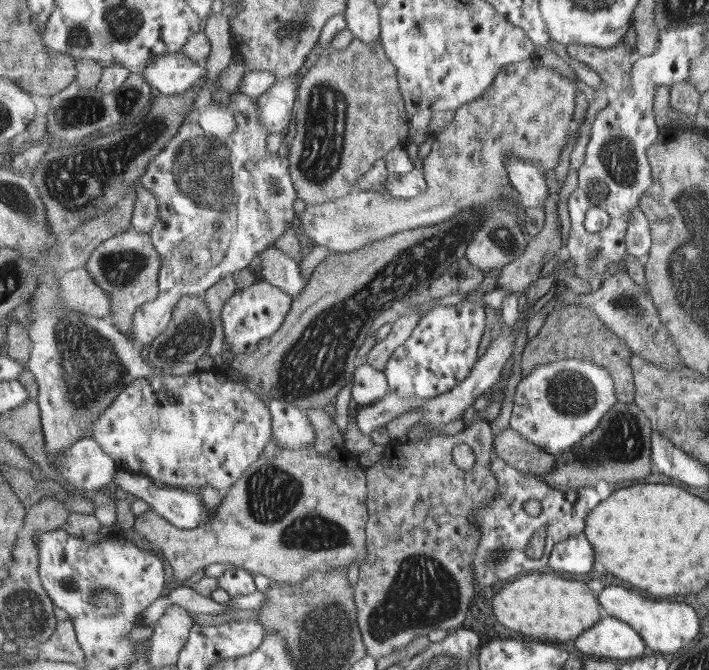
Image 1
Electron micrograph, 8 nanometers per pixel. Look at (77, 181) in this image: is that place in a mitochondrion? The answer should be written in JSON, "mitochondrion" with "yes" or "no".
{"mitochondrion":"yes"}

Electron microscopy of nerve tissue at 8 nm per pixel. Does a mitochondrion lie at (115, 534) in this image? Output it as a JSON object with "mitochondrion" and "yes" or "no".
{"mitochondrion":"no"}

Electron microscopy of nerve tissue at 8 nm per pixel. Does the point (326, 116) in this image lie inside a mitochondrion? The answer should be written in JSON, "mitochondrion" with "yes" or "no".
{"mitochondrion":"yes"}

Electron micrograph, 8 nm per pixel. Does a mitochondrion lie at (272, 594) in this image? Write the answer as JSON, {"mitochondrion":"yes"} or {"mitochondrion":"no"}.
{"mitochondrion":"no"}

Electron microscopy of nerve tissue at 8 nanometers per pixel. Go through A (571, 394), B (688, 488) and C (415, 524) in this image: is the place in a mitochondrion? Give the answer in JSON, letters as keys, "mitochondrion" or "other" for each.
{"A":"mitochondrion","B":"other","C":"other"}

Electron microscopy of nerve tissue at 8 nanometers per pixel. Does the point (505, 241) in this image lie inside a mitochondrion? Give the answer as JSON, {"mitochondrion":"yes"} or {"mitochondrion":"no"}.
{"mitochondrion":"yes"}

